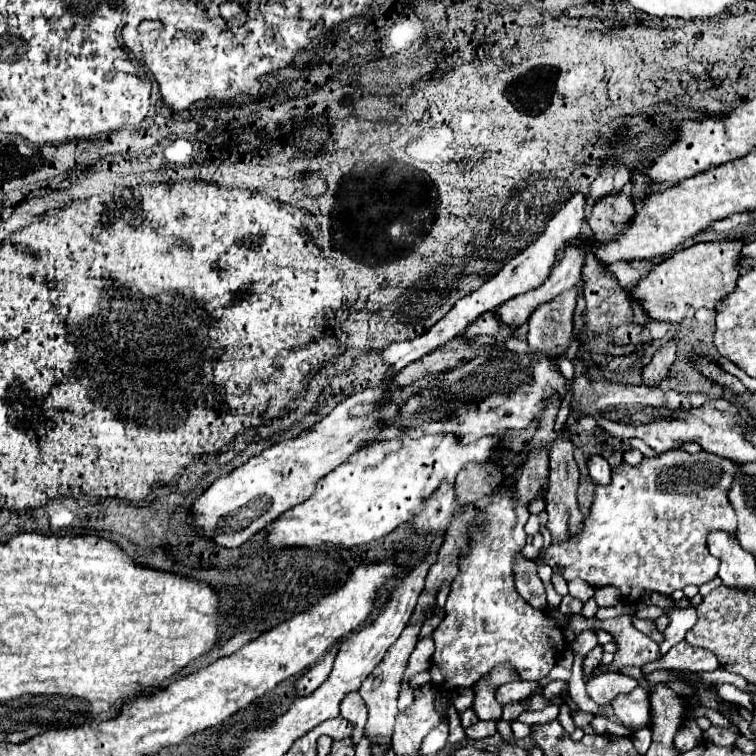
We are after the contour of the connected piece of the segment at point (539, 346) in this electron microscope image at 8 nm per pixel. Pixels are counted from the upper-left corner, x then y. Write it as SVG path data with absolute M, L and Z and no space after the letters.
M569 289L559 297L555 297L553 301L539 305L527 323L529 355L543 353L553 365L553 369L559 369L557 359L563 357L575 341L573 315L575 315L577 299L579 293L575 289Z

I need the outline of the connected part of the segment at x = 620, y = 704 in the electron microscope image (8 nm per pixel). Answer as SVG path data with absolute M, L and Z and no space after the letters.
M637 687L629 695L615 697L615 715L627 729L643 729L650 718L650 703L647 691Z

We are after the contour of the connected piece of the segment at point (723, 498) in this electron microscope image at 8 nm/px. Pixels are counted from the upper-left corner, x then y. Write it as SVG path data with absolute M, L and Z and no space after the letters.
M671 449L671 451L661 453L659 457L653 457L653 459L645 457L639 467L629 467L629 465L621 463L621 467L613 471L613 481L611 481L611 485L607 485L607 487L597 485L597 487L595 487L595 499L593 499L593 503L591 503L591 507L589 507L589 513L587 513L585 519L583 519L583 531L581 531L581 535L579 535L579 537L571 537L571 539L567 539L567 541L561 543L561 545L551 545L547 553L541 553L541 555L539 555L537 563L539 563L539 561L545 561L545 563L549 563L551 567L553 567L553 565L561 565L561 567L563 567L563 577L565 577L565 581L583 579L583 581L587 581L591 587L613 585L613 587L617 587L617 589L621 591L621 597L623 597L623 601L625 601L627 605L637 603L637 601L639 601L639 595L641 595L643 591L647 591L647 589L657 591L657 593L663 593L663 595L671 595L673 591L683 589L683 587L687 587L687 585L697 585L697 587L701 587L701 585L705 585L705 583L709 583L711 579L717 577L720 564L719 559L709 553L707 537L709 537L711 533L715 533L715 531L725 531L725 533L729 533L729 535L733 535L733 537L737 535L737 517L735 517L735 509L733 509L733 505L731 505L731 501L729 501L729 489L731 489L733 479L735 479L737 473L739 473L739 465L735 465L735 461L731 461L731 459L727 459L727 457L719 457L719 455L707 453L707 451L701 451L701 453L687 453L687 451L681 451L681 449Z

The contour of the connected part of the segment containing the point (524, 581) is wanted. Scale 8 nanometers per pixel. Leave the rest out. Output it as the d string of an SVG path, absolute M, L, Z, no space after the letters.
M519 557L519 565L515 565L515 577L517 577L517 589L527 603L535 605L537 609L547 607L545 587L537 577L535 563L529 563L523 557Z

